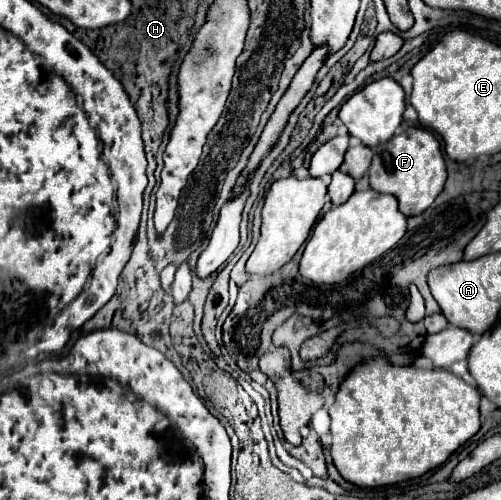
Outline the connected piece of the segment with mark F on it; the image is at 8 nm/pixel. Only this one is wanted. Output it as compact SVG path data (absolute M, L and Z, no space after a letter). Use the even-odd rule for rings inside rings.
M409 127L403 133L397 133L391 141L373 149L371 163L371 189L379 193L391 193L399 199L399 209L411 217L423 213L435 197L443 191L447 169L441 153L441 143L431 129Z

